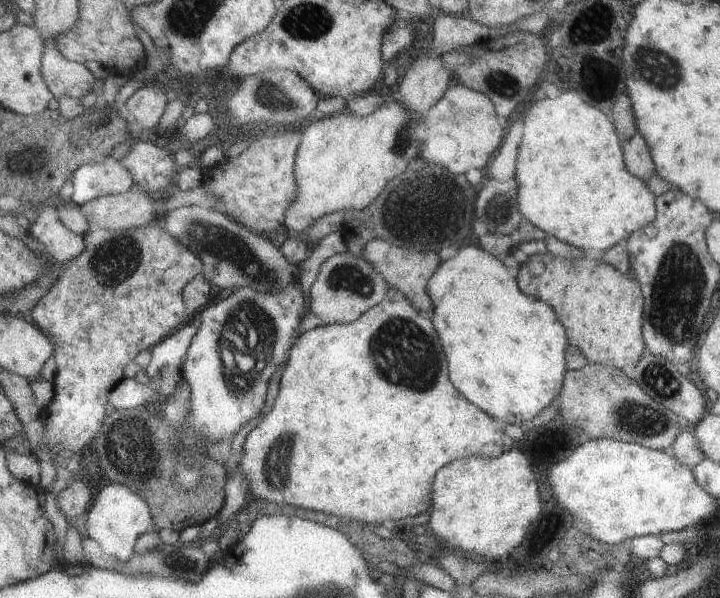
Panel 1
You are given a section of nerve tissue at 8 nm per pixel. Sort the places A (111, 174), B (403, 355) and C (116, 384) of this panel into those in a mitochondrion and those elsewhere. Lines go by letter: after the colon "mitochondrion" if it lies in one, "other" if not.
A: other
B: mitochondrion
C: other

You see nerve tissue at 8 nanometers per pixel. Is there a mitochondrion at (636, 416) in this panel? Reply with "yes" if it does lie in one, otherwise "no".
yes

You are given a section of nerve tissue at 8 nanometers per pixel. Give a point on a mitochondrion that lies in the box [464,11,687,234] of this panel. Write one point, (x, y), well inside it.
(650, 66)

